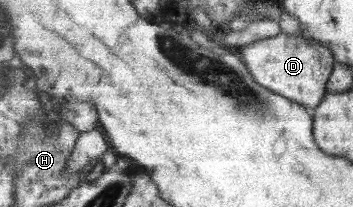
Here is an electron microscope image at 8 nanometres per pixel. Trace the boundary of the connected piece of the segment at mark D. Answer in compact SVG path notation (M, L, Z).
M281 33L273 38L252 42L237 51L247 63L256 82L311 111L318 108L327 96L327 86L337 63L330 48L315 39L305 38L303 34Z

